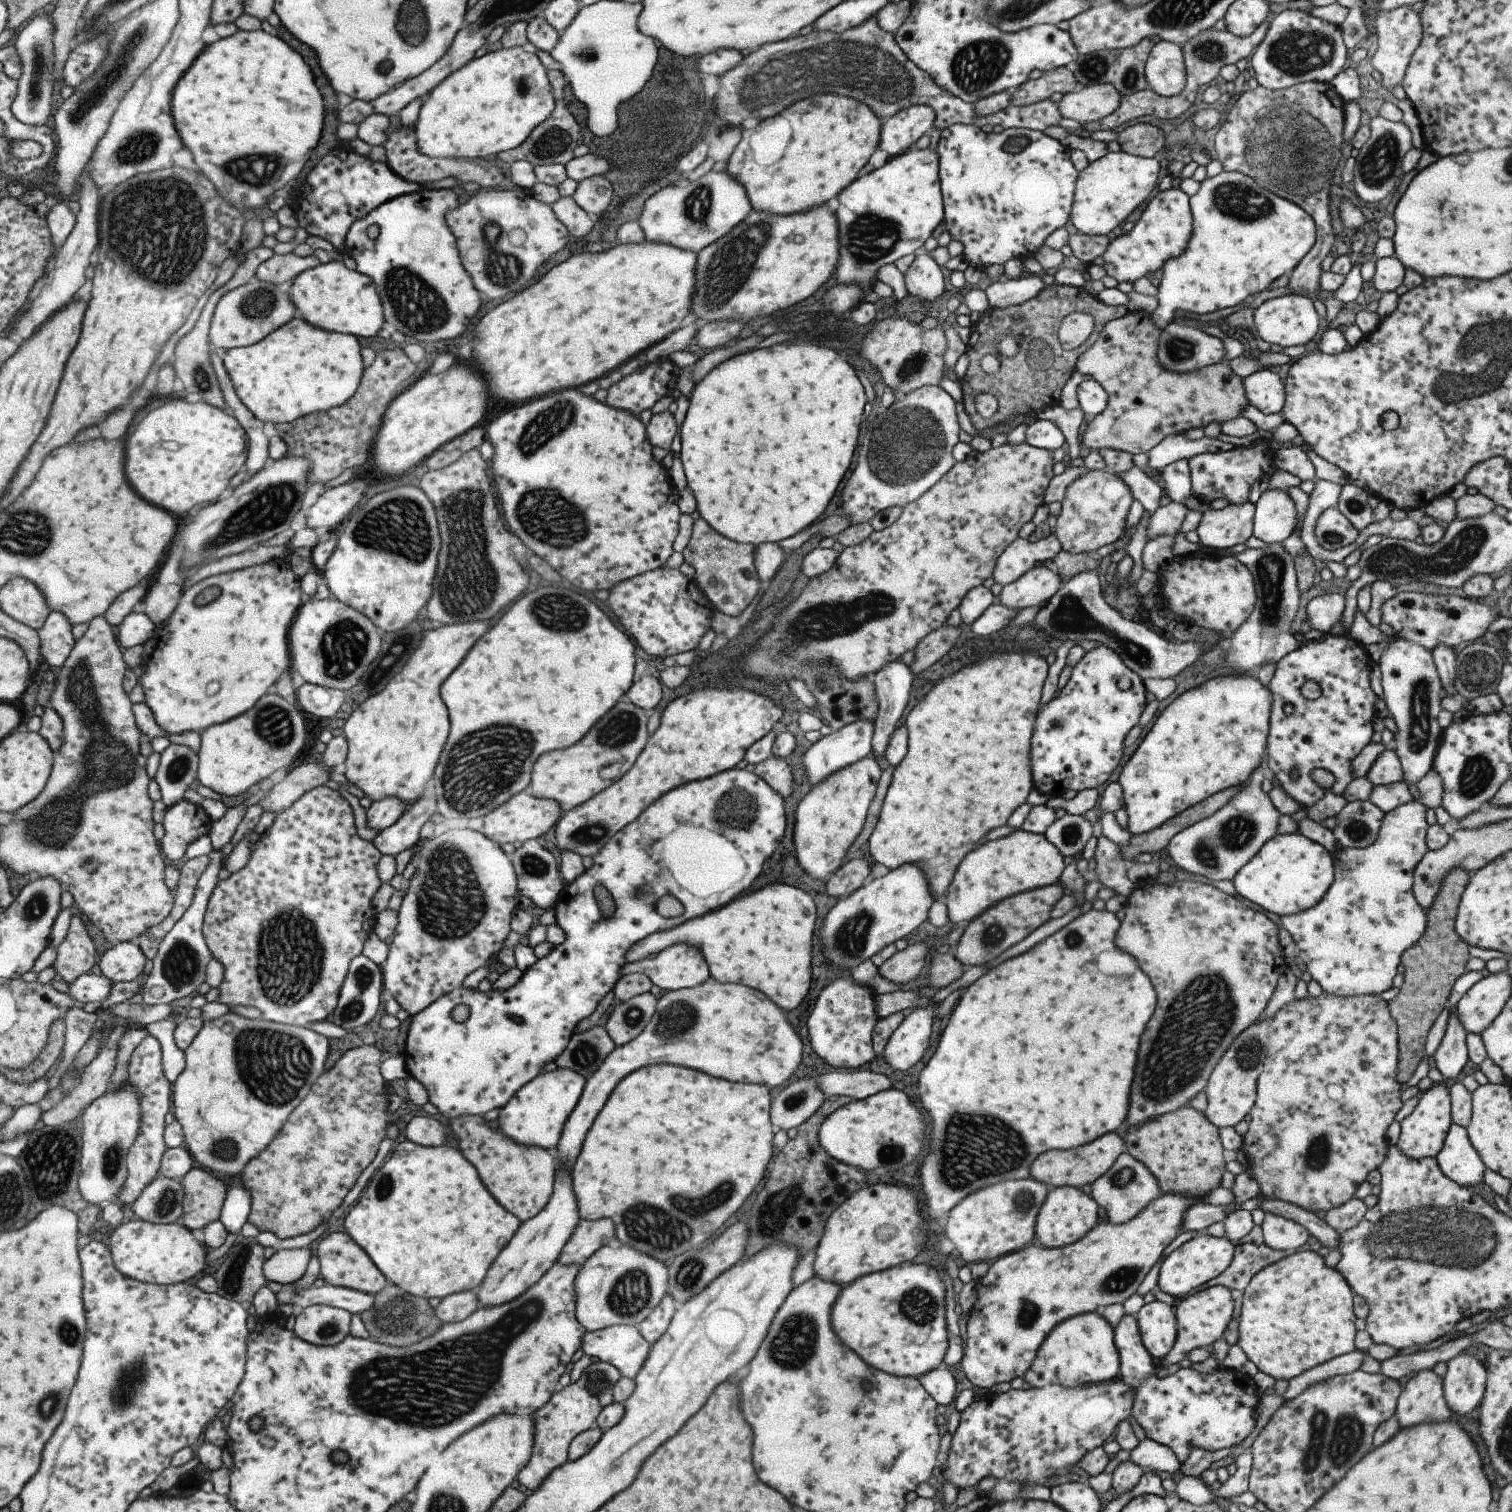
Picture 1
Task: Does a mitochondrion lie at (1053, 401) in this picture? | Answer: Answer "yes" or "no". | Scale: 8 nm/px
no

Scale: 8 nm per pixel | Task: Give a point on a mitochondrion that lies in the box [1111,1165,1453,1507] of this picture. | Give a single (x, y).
(1334, 1440)

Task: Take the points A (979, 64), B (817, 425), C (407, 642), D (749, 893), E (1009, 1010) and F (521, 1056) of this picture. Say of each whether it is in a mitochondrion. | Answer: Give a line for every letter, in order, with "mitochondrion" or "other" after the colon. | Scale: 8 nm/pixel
A: mitochondrion
B: other
C: mitochondrion
D: other
E: other
F: other

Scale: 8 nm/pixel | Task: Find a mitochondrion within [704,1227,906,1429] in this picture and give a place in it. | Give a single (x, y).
(792, 1347)

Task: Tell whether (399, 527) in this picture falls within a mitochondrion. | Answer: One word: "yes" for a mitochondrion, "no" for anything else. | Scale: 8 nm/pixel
yes

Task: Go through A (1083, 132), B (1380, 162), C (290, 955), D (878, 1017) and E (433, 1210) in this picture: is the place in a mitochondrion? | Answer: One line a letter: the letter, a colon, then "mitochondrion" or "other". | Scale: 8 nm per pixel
A: other
B: mitochondrion
C: mitochondrion
D: other
E: other

